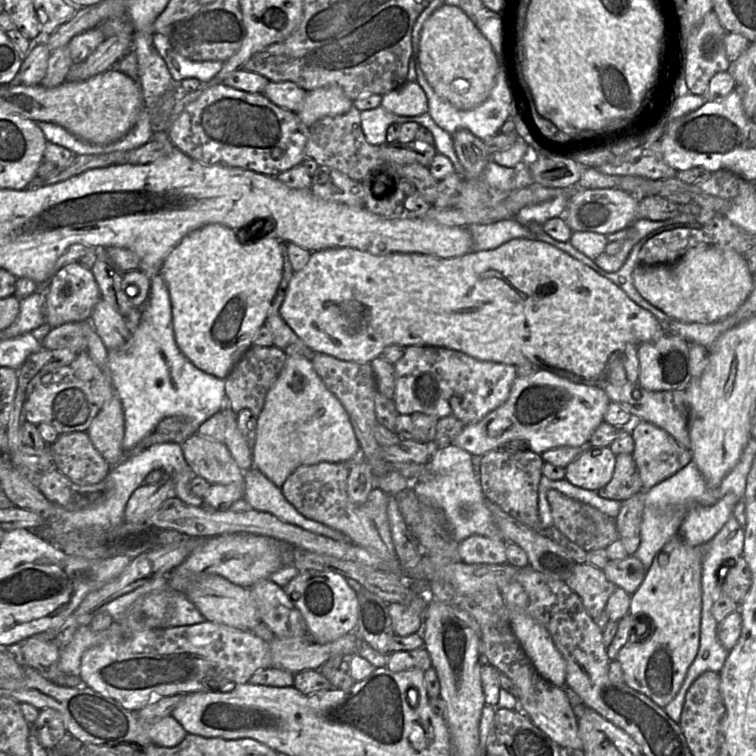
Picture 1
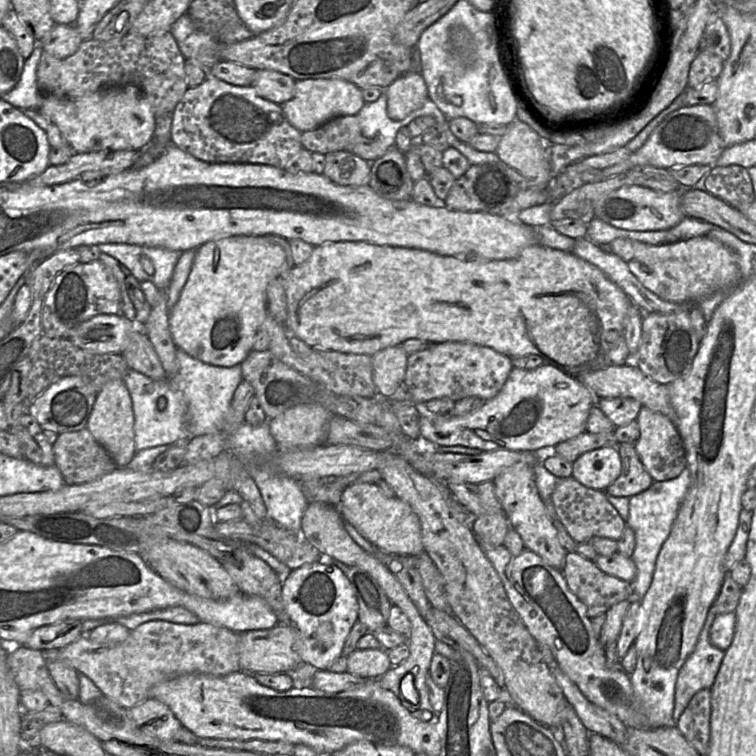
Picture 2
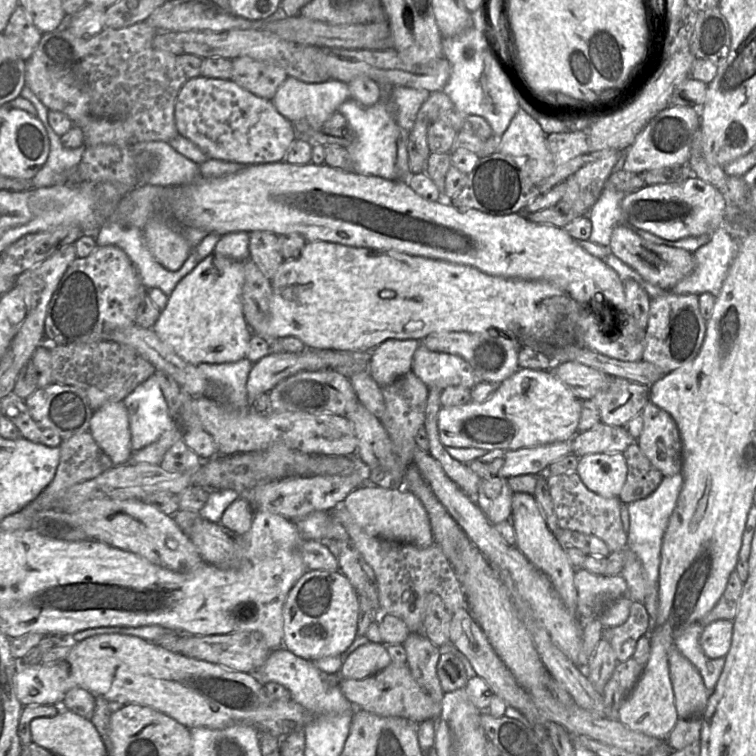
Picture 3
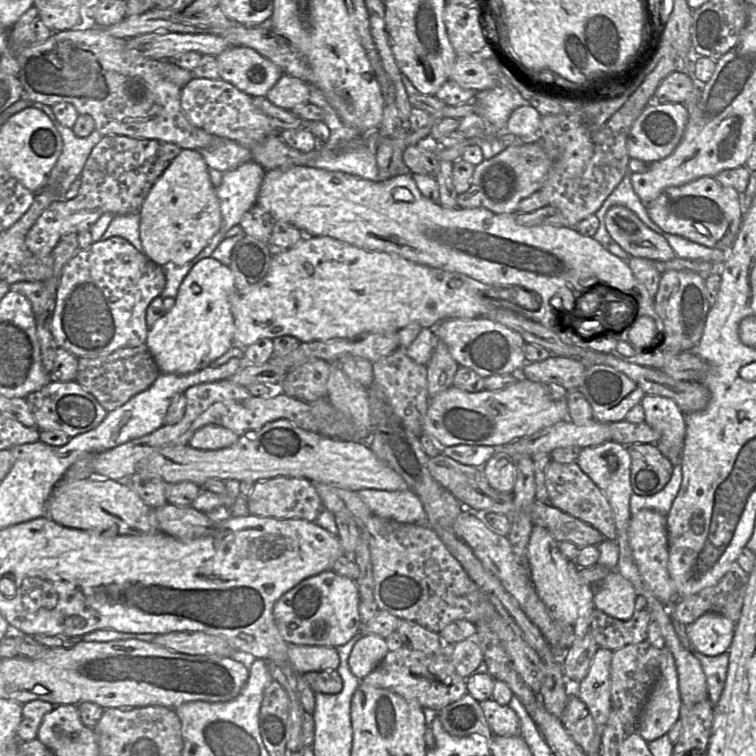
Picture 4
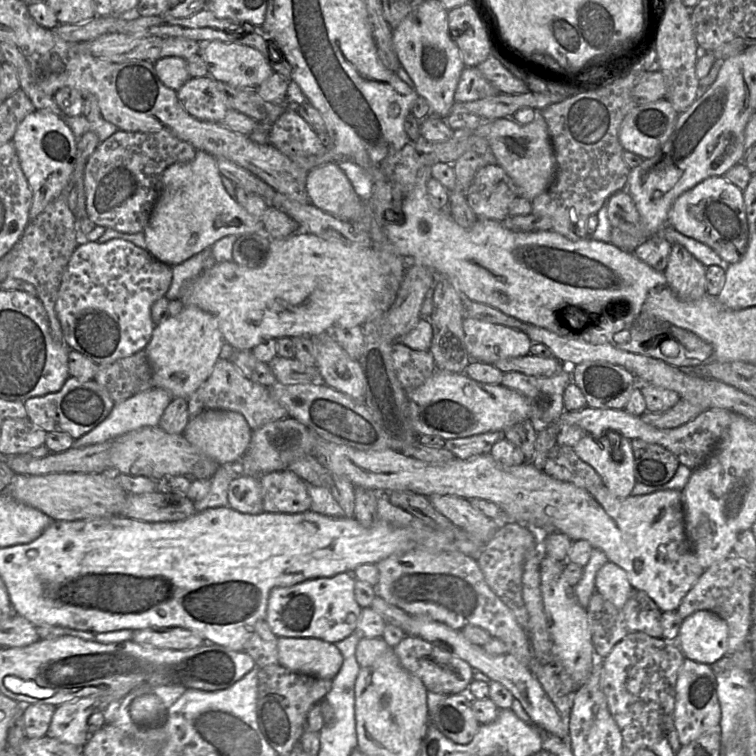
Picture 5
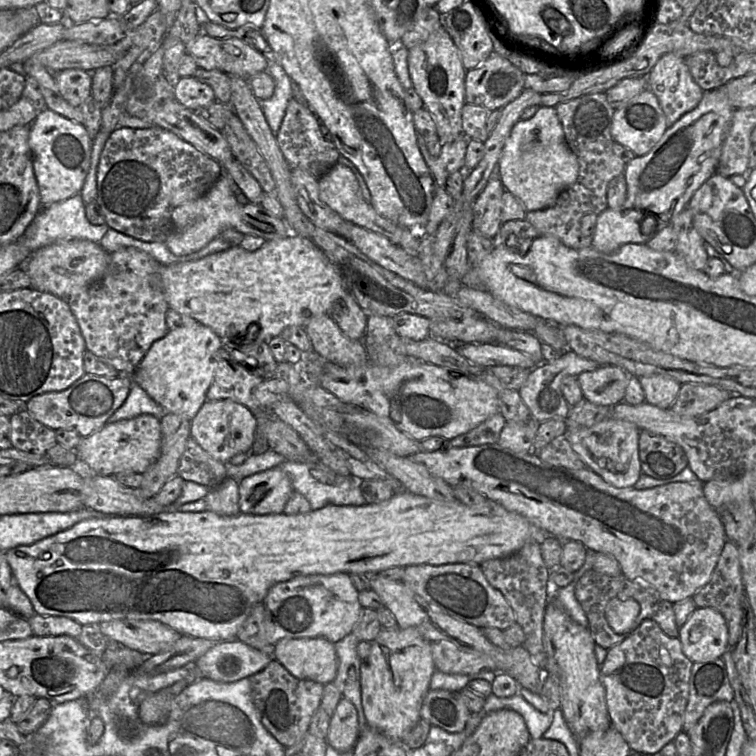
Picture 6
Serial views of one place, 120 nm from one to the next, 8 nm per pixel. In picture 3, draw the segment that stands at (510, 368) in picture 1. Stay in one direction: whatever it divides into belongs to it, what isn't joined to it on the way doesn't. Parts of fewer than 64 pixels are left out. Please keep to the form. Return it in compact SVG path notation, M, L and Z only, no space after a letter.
M419 343L412 358L412 371L430 388L444 390L448 386L472 389L481 380L470 364L454 354L435 352Z

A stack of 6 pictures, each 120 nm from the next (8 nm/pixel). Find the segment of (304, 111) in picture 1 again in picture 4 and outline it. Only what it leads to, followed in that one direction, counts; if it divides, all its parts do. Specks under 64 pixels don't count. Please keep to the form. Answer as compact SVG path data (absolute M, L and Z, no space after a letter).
M283 74L265 97L273 105L290 111L298 105L309 103L310 89L308 83Z

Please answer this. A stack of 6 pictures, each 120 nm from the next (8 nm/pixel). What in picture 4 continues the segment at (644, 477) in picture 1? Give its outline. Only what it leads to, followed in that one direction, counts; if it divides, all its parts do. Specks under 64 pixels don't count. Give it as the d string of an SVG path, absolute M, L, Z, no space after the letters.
M645 394L641 404L645 422L659 434L656 446L674 466L681 464L685 438L685 414L668 397Z

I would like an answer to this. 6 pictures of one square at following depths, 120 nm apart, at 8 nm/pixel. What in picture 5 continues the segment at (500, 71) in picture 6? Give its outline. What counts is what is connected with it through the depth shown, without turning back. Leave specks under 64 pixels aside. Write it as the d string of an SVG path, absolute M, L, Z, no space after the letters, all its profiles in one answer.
M465 66L454 93L454 101L469 102L499 93L500 91L484 77L478 67Z

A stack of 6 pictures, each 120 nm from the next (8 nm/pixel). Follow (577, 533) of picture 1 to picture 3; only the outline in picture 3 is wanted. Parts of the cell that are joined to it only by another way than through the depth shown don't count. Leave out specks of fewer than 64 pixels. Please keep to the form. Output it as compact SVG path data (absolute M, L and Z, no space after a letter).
M576 472L558 475L546 473L546 480L560 528L597 536L611 552L627 547L627 532L620 514L622 502L618 498L603 497L591 491Z

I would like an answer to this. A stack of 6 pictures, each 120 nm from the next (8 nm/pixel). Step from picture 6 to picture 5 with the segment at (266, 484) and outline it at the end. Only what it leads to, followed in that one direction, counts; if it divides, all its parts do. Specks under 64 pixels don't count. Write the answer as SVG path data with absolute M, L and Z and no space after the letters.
M240 476L227 489L228 506L245 514L263 513L263 499L258 477Z

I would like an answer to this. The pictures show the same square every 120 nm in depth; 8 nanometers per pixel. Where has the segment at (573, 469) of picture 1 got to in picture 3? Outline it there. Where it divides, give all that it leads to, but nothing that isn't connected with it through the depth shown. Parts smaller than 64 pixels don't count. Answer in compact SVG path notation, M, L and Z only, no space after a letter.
M592 453L579 457L576 473L591 491L618 498L627 477L623 453Z

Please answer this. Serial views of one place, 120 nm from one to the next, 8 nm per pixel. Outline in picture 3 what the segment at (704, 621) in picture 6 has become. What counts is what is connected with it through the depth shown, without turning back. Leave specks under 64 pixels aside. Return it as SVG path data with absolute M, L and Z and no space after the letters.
M718 619L706 625L700 636L700 646L711 659L725 657L731 647L733 621Z

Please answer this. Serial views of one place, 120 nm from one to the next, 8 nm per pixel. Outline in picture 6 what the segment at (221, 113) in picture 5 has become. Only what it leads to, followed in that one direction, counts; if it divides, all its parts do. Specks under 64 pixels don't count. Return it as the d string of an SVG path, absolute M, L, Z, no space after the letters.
M194 76L181 77L173 86L174 98L183 106L199 111L216 101L212 88Z

